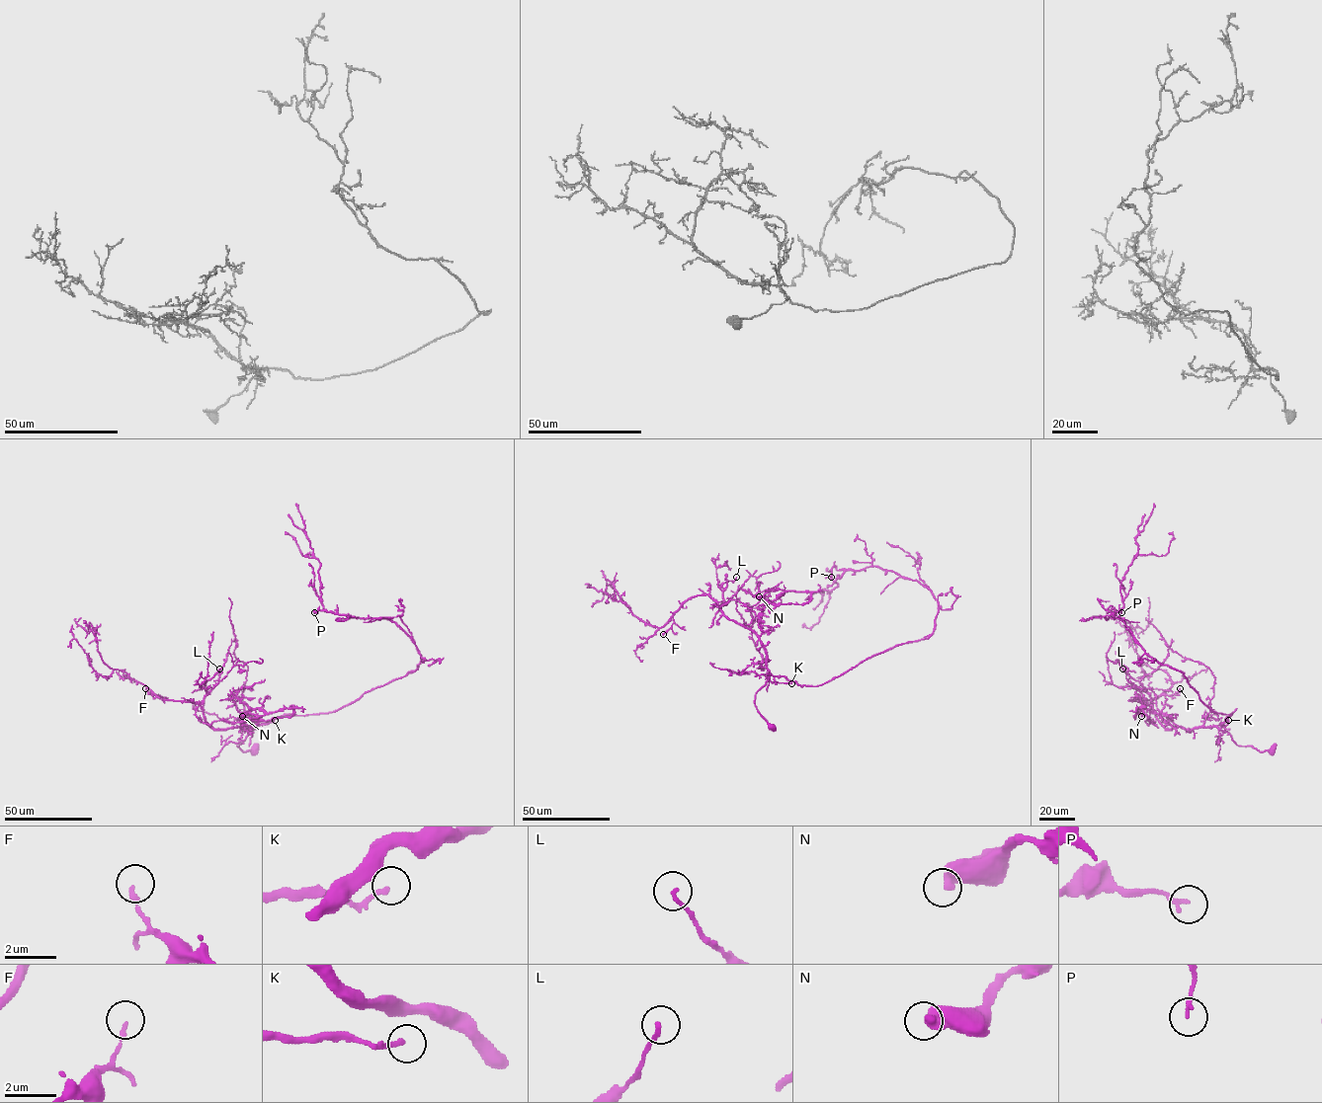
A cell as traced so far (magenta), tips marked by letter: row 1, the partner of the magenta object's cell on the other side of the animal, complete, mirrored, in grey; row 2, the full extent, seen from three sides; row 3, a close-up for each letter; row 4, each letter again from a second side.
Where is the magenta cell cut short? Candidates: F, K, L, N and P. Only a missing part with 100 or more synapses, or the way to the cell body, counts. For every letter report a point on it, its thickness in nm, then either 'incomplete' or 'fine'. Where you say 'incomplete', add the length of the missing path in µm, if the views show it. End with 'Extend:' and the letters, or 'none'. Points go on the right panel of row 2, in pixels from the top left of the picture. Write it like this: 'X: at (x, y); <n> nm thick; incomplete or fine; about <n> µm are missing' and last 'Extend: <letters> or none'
F: at (1180, 688); 160 nm thick; fine
K: at (1228, 720); 190 nm thick; fine
L: at (1122, 669); 160 nm thick; fine
N: at (1141, 716); 500 nm thick; fine
P: at (1121, 612); 180 nm thick; fine
Extend: none

